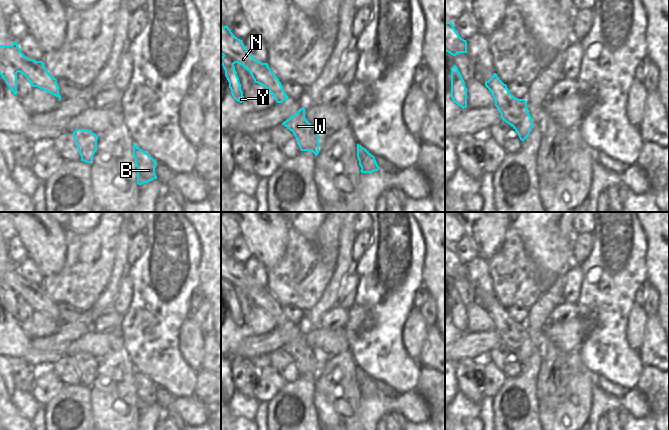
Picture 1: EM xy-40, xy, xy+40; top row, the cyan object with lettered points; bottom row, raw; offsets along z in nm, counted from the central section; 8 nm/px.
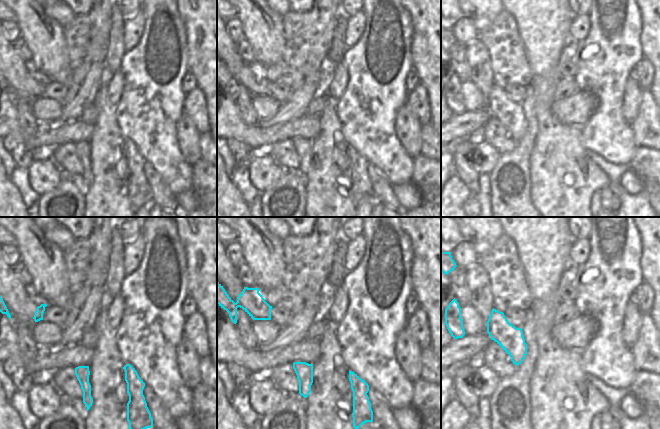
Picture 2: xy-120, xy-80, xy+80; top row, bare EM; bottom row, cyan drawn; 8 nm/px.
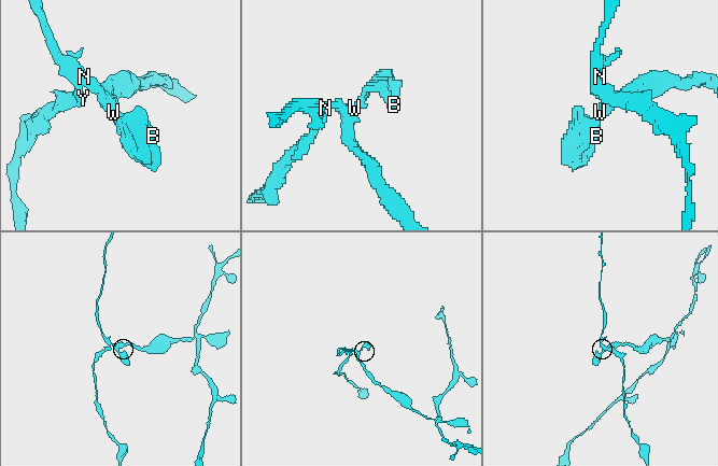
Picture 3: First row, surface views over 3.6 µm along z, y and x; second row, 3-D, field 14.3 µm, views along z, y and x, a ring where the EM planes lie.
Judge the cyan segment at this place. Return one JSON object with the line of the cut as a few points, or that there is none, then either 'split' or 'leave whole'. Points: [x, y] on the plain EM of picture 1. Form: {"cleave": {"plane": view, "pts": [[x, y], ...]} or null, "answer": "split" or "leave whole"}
{"cleave": {"plane": "xy", "pts": [[280, 306], [265, 311]]}, "answer": "split"}

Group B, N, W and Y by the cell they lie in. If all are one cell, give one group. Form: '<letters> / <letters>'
B W / N Y

